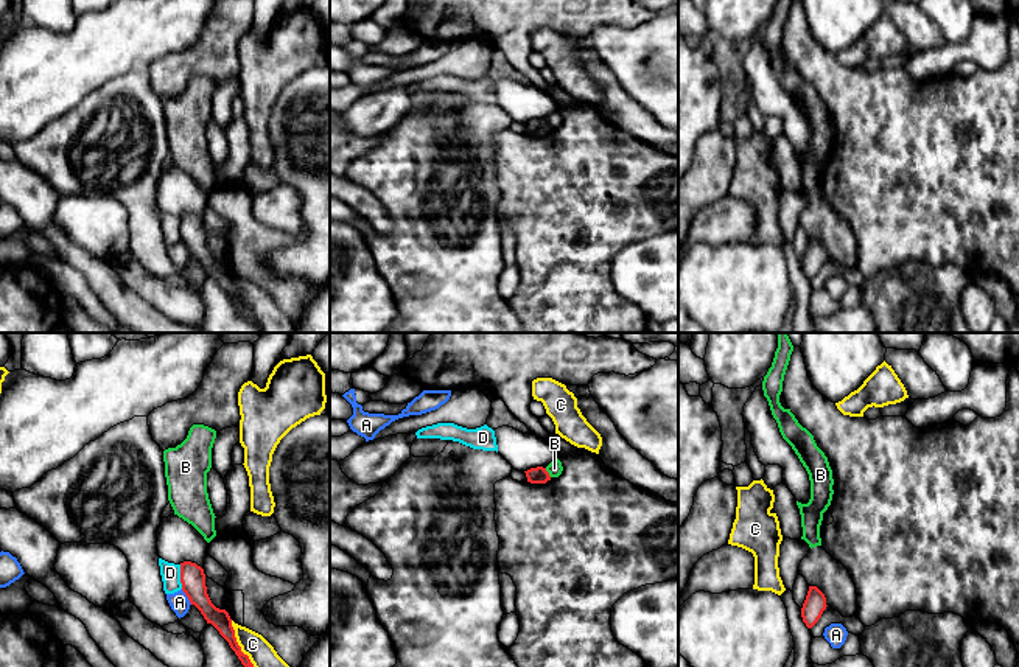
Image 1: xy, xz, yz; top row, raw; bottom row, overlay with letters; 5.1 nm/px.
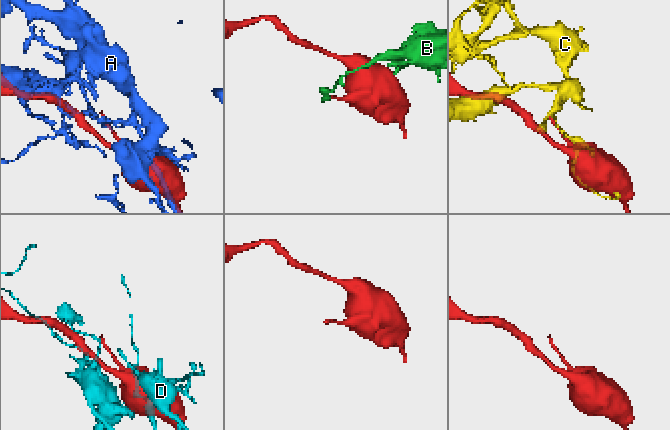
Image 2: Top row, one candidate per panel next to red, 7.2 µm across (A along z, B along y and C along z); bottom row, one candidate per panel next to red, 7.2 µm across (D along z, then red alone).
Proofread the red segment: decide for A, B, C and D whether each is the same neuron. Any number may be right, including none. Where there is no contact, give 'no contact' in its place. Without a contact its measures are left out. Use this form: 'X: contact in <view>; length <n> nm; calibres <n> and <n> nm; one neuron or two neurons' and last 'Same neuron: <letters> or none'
A: contact in xy; length 100 nm; calibres 130 and 100 nm; two neurons
B: contact in xz; length 60 nm; calibres 90 and 80 nm; two neurons
C: contact in xy; length 320 nm; calibres 100 and 170 nm; two neurons
D: contact in xy; length 130 nm; calibres 130 and 100 nm; two neurons
Same neuron: none

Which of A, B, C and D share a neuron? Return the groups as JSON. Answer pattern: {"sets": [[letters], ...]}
{"sets": [["A"], ["B"], ["C"], ["D"]]}

